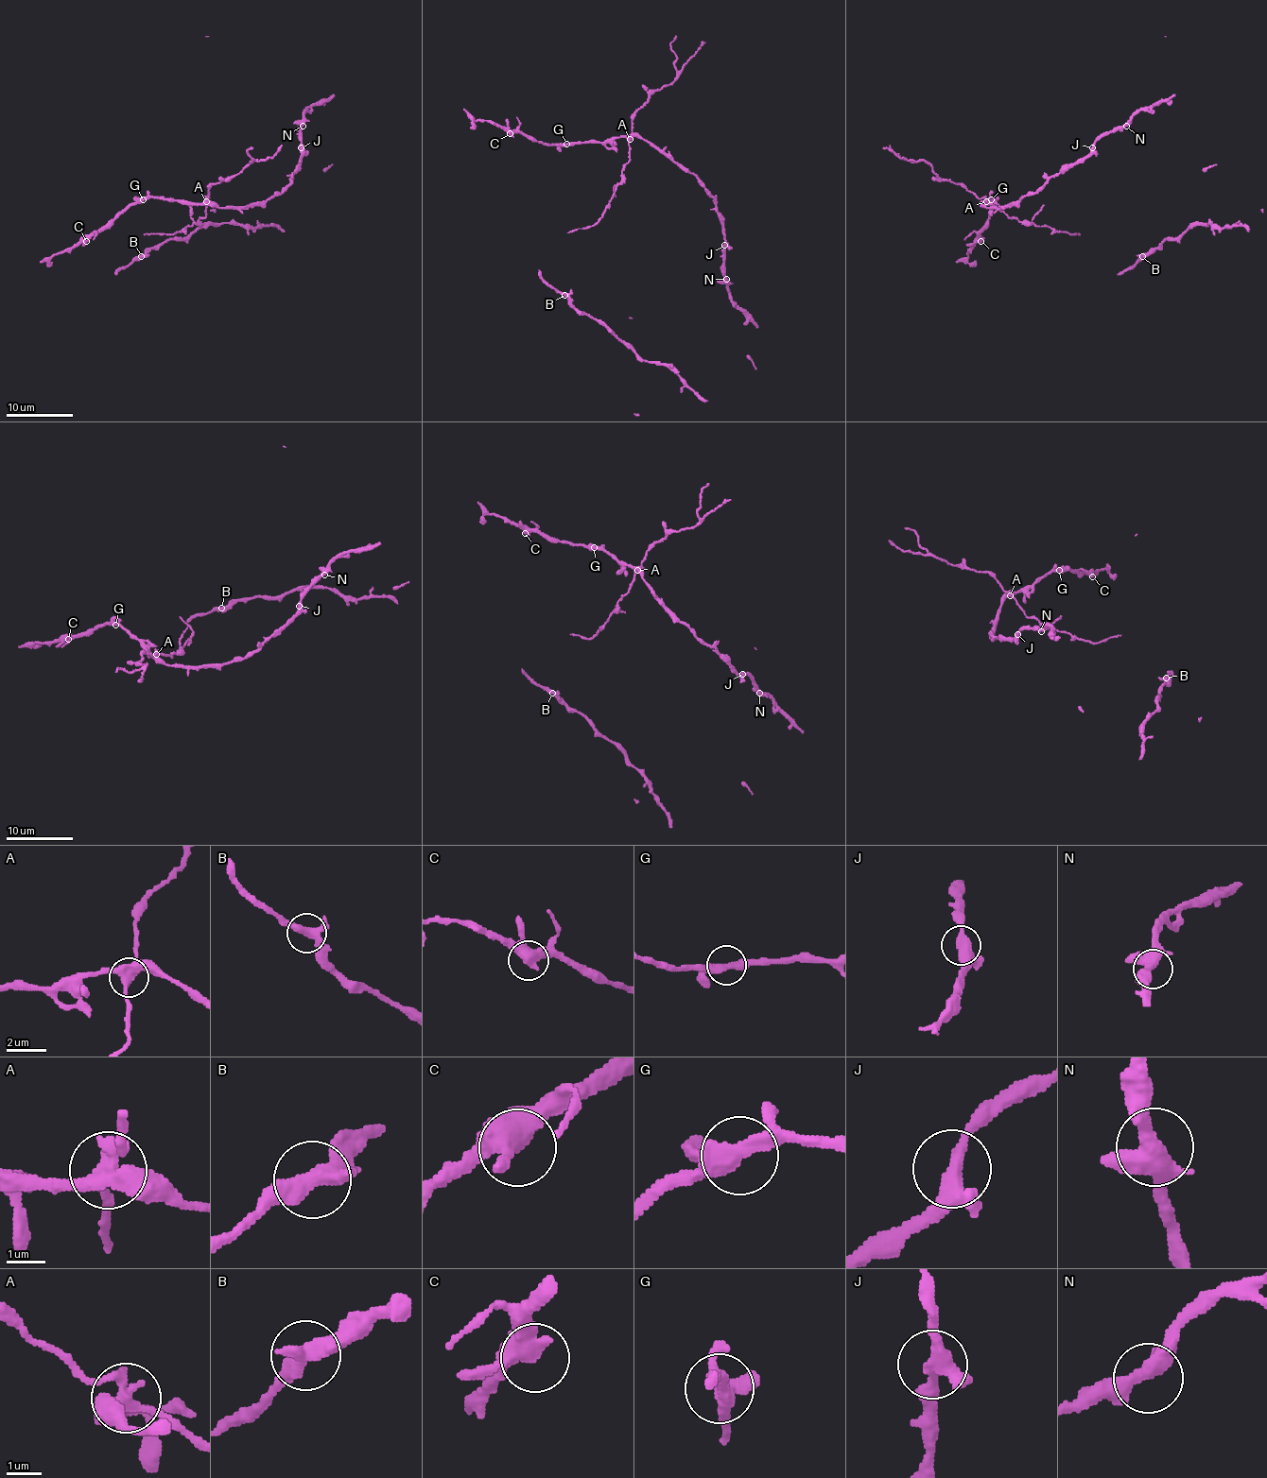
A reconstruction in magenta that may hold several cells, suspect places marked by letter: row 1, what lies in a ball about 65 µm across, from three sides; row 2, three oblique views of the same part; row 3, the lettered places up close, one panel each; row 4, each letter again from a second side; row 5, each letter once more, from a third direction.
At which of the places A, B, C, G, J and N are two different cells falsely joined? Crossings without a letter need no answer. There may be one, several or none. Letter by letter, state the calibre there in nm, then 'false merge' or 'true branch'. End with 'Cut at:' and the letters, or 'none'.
A: 400 nm thick; false merge
B: 380 nm thick; true branch
C: 400 nm thick; true branch
G: 340 nm thick; true branch
J: 360 nm thick; true branch
N: 400 nm thick; true branch
Cut at: A

